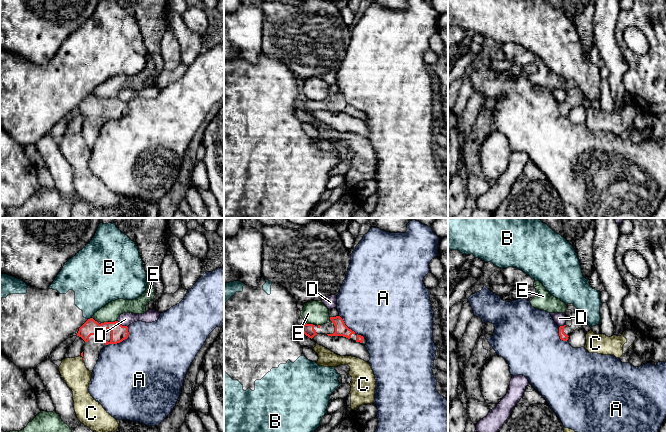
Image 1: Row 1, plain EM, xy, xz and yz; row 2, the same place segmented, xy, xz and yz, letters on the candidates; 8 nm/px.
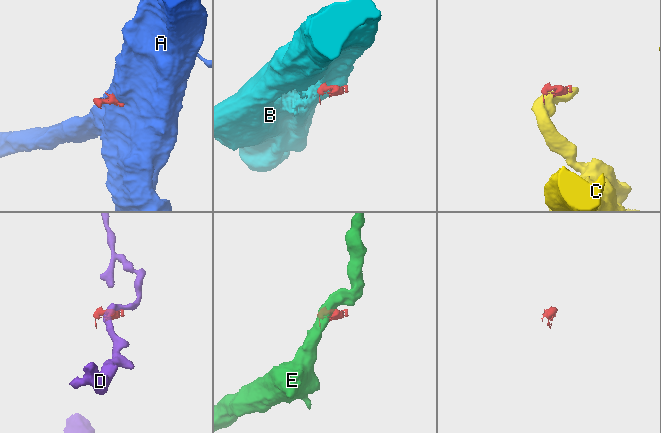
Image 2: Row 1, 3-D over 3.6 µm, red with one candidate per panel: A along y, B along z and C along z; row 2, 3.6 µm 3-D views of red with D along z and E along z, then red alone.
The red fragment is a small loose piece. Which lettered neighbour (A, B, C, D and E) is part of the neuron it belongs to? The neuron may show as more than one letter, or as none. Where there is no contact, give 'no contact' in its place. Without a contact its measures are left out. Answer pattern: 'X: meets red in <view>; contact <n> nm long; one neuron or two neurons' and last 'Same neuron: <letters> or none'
A: meets red in xy; contact 240 nm long; two neurons
B: meets red in xy; contact 40 nm long; two neurons
C: meets red in xy; contact 50 nm long; two neurons
D: meets red in xy; contact 110 nm long; two neurons
E: meets red in xy; contact 130 nm long; two neurons
Same neuron: none

